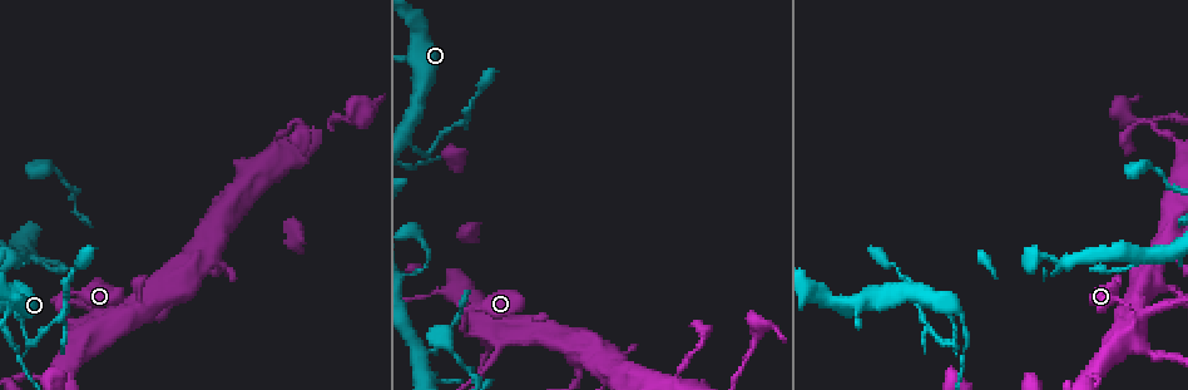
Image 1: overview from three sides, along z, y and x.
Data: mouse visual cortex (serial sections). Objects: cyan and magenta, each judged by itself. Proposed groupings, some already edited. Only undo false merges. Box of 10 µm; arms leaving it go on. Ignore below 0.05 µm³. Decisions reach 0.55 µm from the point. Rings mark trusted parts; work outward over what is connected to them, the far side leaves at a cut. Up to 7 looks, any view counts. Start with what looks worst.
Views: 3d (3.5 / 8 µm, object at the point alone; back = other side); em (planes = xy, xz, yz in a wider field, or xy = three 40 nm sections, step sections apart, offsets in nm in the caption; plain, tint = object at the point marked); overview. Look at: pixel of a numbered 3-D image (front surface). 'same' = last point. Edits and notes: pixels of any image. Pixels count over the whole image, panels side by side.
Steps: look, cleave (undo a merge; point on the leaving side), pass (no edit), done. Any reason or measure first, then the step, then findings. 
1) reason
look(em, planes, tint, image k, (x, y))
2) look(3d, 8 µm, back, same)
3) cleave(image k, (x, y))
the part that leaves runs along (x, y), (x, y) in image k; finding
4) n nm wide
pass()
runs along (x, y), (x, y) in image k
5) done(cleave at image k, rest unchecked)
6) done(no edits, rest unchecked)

abrupt turn
look(3d, 3.5 µm, image 1, (953, 345))

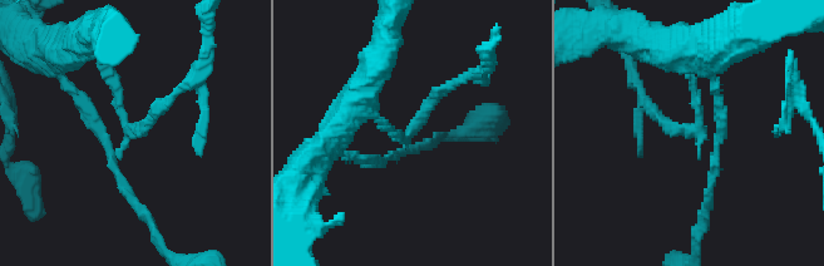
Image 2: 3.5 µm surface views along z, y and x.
look(em, xy, step 5, tint, image 2, (412, 131))

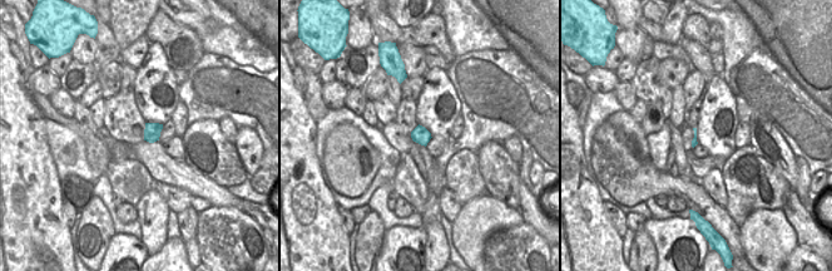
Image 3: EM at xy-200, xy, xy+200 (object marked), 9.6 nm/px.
arms of 150, 150 nm
cleave(image 2, (156, 111))
the part that leaves runs along (133, 129), (200, 72), (203, 57) in image 2; two cells meet here

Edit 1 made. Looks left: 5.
abrupt turn
look(3d, 3.5 µm, back, image 1, (100, 335))

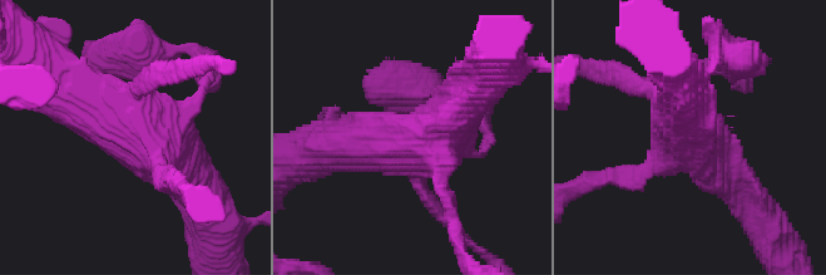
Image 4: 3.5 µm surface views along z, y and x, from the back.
shape alone is not enough
look(em, planes, tint, image 4, (138, 132))

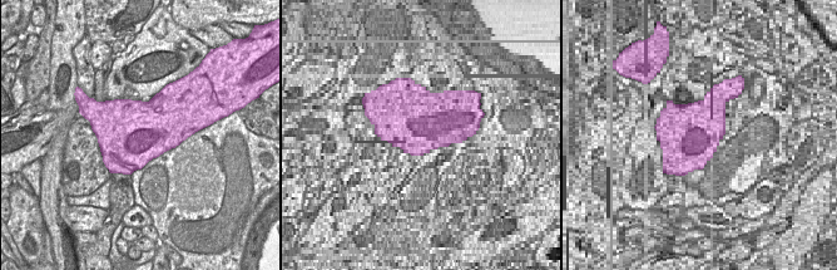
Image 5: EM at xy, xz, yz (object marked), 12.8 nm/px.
pass()
runs along (206, 74), (159, 136), (83, 104) in image 4; continuous, no second cell

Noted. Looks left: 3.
thick turns thin
look(3d, 3.5 µm, image 1, (1162, 289))

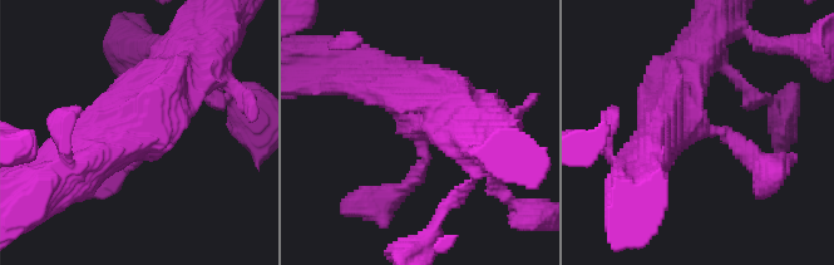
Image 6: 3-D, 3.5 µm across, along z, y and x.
look(em, xy, step 5, tint, image 6, (416, 132))

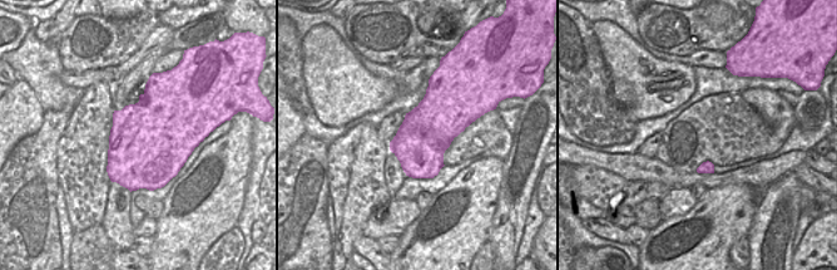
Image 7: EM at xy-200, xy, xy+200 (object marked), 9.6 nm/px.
500 nm wide
pass()
runs along (82, 167), (136, 124), (197, 55) in image 6; continuous, no second cell

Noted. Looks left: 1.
done(cleave at image 2, rest unchecked)

